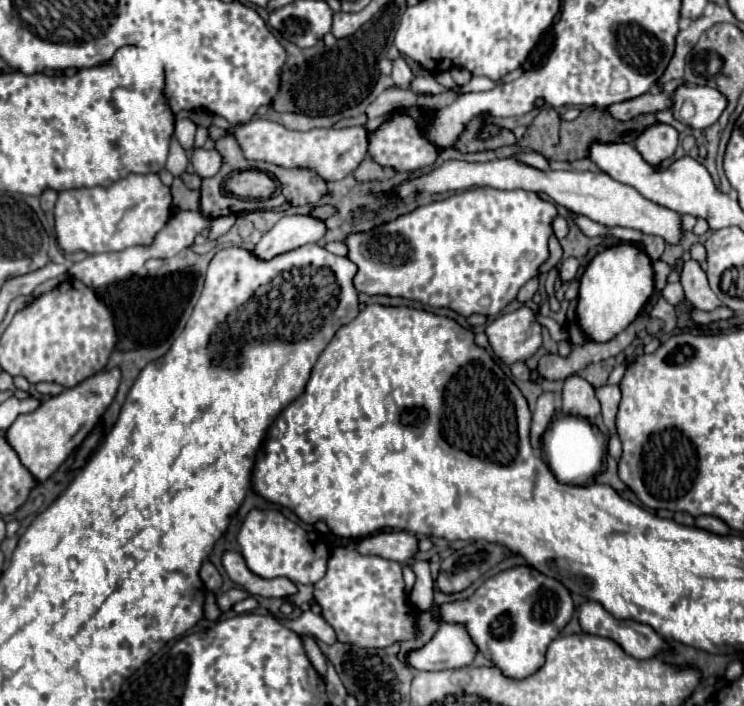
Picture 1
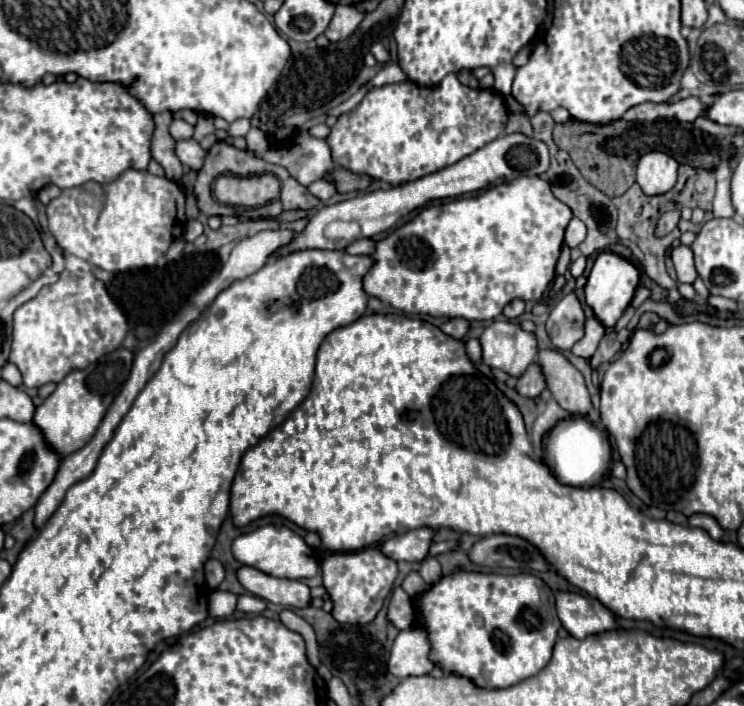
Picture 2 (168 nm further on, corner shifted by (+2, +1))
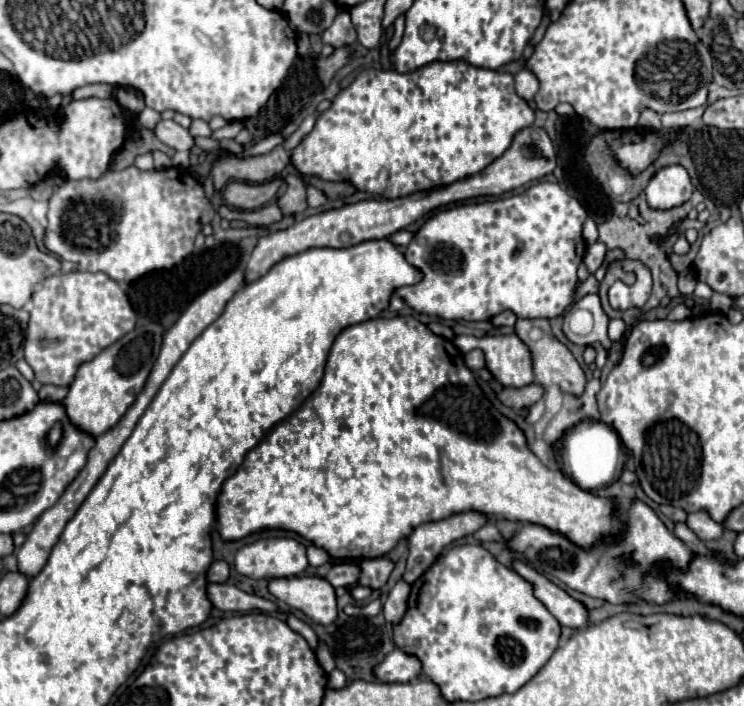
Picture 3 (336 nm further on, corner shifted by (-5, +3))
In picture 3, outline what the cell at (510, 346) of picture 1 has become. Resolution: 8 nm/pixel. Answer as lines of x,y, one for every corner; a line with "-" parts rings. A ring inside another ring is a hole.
456,336
454,344
458,350
480,348
486,356
486,368
494,380
506,388
522,388
534,382
532,360
528,360
528,348
516,336

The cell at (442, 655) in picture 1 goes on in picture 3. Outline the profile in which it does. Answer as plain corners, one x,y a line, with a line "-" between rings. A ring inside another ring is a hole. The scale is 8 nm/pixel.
398,648
392,650
378,666
374,666
374,676
380,682
412,682
416,676
420,676
422,666
416,660
416,656
408,656
406,652
400,652

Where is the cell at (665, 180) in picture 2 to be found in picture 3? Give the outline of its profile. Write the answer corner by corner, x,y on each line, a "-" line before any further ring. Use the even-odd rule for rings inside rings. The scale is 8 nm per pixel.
666,166
650,180
646,188
646,200
654,210
670,210
688,202
692,190
690,176
684,172
684,168

